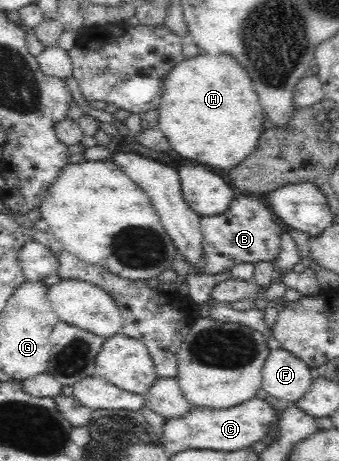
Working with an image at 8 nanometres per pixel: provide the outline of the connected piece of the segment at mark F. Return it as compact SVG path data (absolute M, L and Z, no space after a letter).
M274 349L262 369L262 388L271 397L292 404L310 388L312 367L286 349Z

